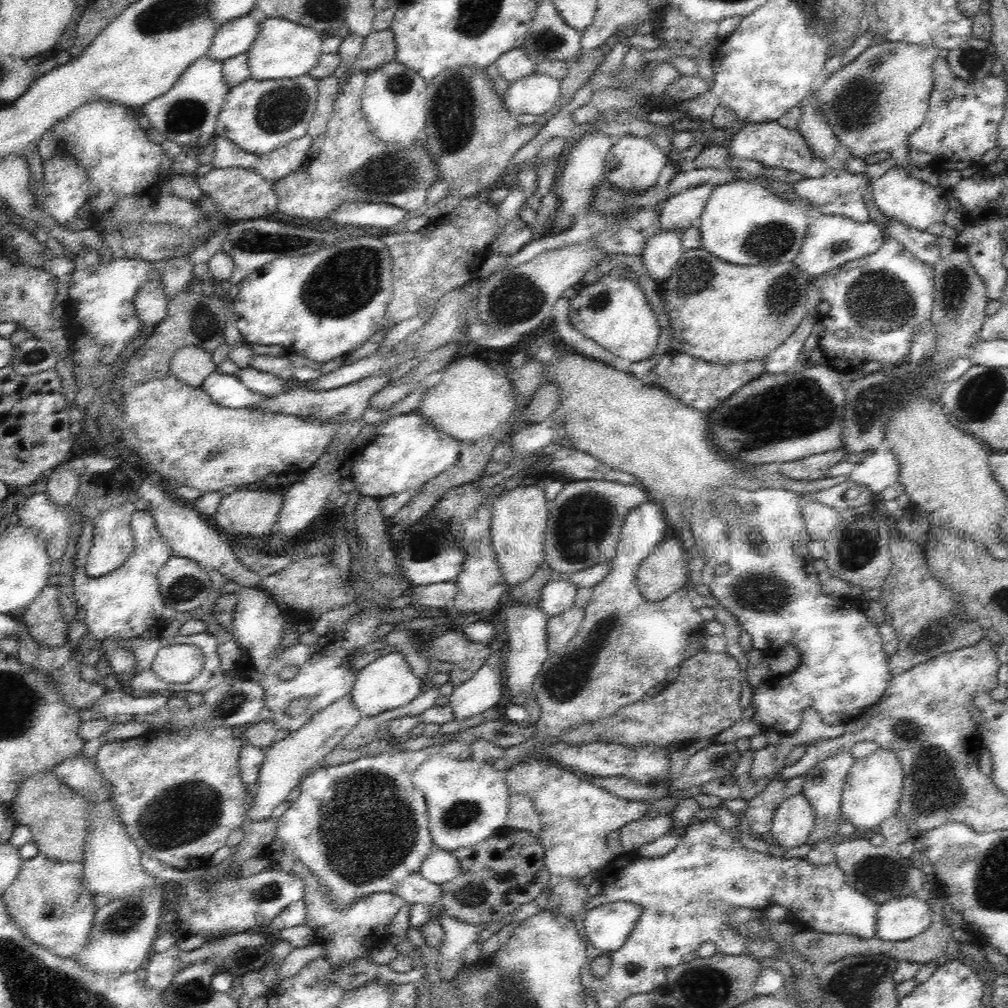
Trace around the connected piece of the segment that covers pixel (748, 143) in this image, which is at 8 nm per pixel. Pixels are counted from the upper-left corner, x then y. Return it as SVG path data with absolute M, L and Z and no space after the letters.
M776 121L750 124L738 130L729 145L729 153L736 158L758 160L765 167L798 172L804 177L817 177L826 172L826 158L813 153L806 139L800 135L800 130L786 128Z

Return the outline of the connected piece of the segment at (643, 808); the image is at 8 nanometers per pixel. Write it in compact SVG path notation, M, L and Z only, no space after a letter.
M530 758L514 764L510 770L500 770L498 773L504 775L510 794L524 793L533 800L543 823L539 839L545 852L544 863L552 877L584 878L590 873L597 874L614 857L606 844L606 836L610 832L644 819L652 808L659 814L670 814L678 802L670 796L646 802L625 799L592 782L580 780L567 768L542 764Z

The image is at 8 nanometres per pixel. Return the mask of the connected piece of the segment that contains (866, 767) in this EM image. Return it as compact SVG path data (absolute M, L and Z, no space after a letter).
M880 748L867 757L855 759L849 768L842 791L842 822L852 823L857 831L874 828L890 819L897 810L903 787L903 768L898 755L889 748Z

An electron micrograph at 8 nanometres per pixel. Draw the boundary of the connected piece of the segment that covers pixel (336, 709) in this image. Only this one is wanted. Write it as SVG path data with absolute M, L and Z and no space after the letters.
M349 695L344 696L332 702L330 706L322 708L320 712L316 712L298 730L289 731L286 738L266 747L265 759L256 782L257 792L253 795L247 817L256 821L272 817L272 811L278 804L286 801L288 793L301 784L302 774L318 768L324 756L339 746L342 738L360 719L361 714L357 706L352 704Z

